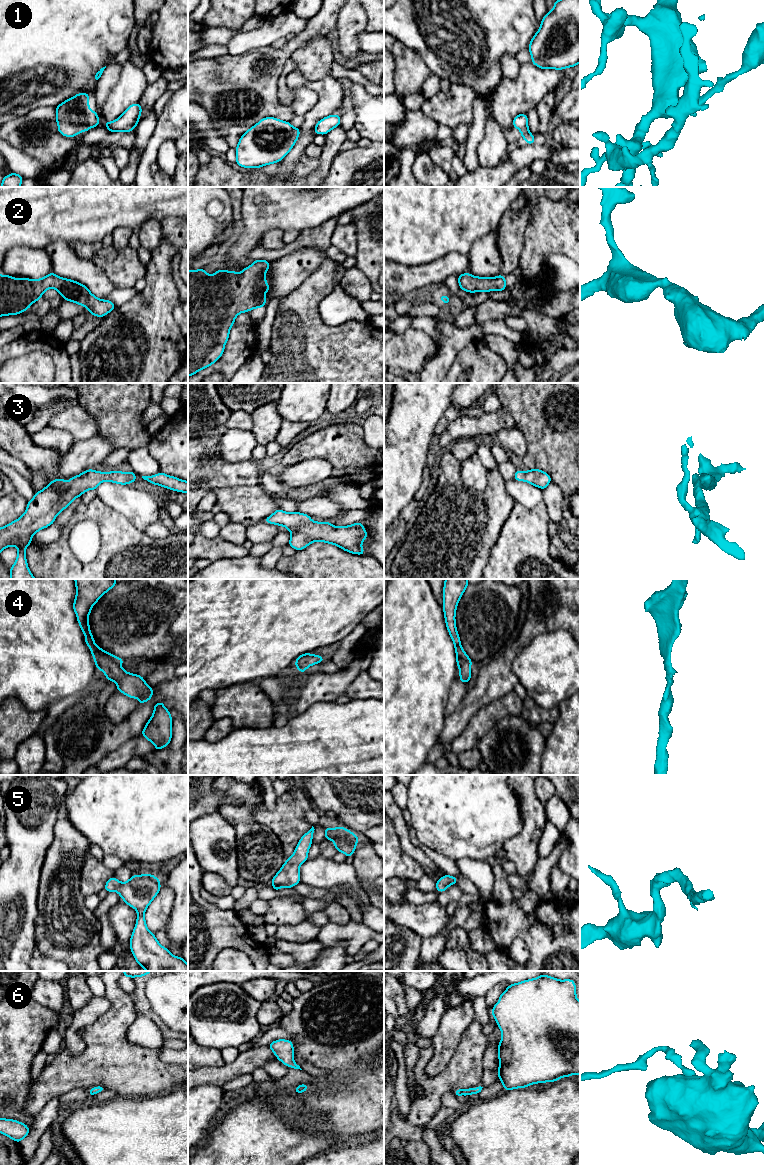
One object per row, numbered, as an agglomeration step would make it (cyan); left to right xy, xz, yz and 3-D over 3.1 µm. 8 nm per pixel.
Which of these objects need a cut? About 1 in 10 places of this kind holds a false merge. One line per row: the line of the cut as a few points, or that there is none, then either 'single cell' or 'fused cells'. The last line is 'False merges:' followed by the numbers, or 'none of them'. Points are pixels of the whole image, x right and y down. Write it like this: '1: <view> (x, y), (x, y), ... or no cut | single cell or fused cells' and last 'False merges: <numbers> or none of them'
1: no cut | single cell
2: no cut | single cell
3: no cut | single cell
4: no cut | single cell
5: no cut | single cell
6: no cut | single cell
False merges: none of them

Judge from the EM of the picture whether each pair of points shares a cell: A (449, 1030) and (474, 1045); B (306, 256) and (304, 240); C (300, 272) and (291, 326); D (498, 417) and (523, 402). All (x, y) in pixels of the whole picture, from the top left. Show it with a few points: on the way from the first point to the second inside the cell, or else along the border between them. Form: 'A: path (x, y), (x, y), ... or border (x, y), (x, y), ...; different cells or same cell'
A: border (474, 1019), (464, 1031), (451, 1058); different cells
B: border (325, 250), (298, 248), (283, 257); different cells
C: border (316, 270), (293, 290), (281, 297); different cells
D: border (501, 407), (505, 408), (513, 416), (516, 426); different cells

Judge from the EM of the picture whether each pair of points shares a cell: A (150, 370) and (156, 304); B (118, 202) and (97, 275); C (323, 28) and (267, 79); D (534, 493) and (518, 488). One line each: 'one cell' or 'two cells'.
A: one cell
B: two cells
C: one cell
D: one cell

